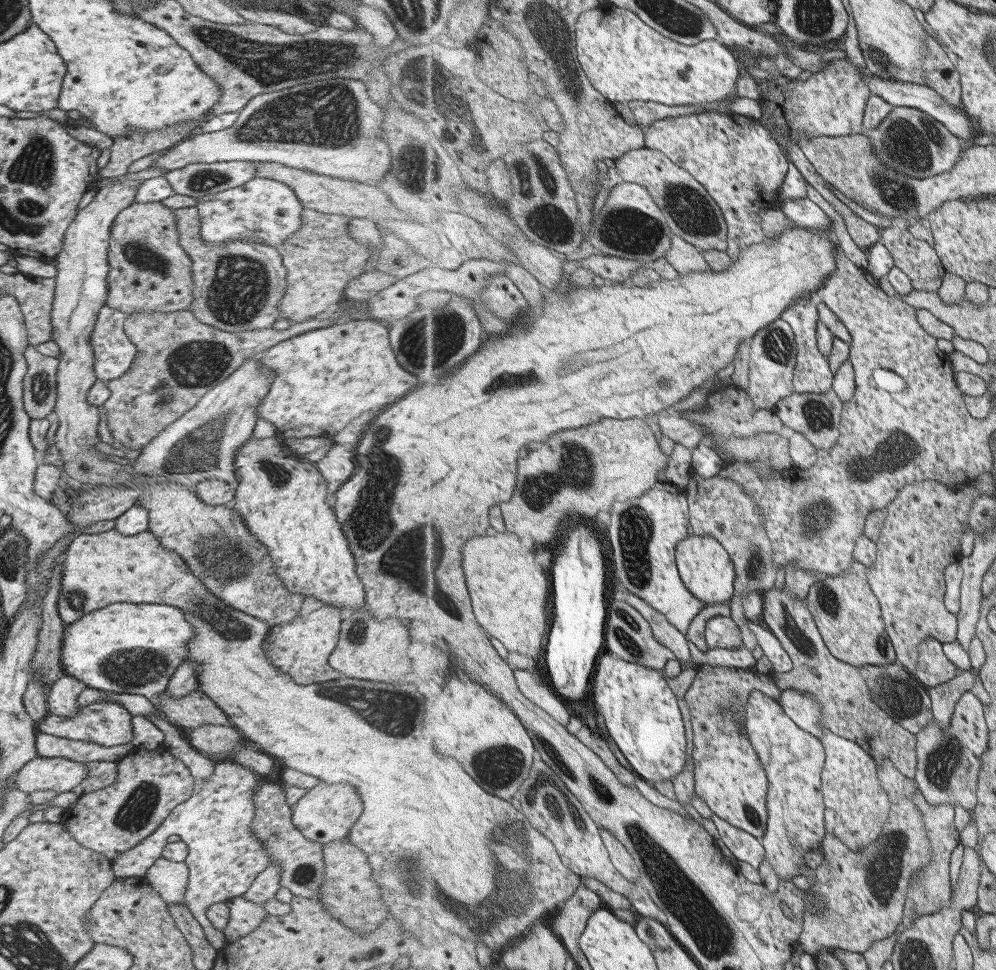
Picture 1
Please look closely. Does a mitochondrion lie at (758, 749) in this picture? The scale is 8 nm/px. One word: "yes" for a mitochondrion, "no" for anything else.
no

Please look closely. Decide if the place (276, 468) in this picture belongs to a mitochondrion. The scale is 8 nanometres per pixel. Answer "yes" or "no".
yes

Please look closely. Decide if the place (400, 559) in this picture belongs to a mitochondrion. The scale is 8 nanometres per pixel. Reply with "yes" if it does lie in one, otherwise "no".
yes

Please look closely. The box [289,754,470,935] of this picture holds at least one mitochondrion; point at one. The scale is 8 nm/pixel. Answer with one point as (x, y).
(305, 874)

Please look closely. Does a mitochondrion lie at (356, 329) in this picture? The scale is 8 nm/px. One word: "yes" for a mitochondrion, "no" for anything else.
no

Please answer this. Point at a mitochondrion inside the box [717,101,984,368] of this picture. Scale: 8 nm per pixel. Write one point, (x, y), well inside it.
(912, 144)

